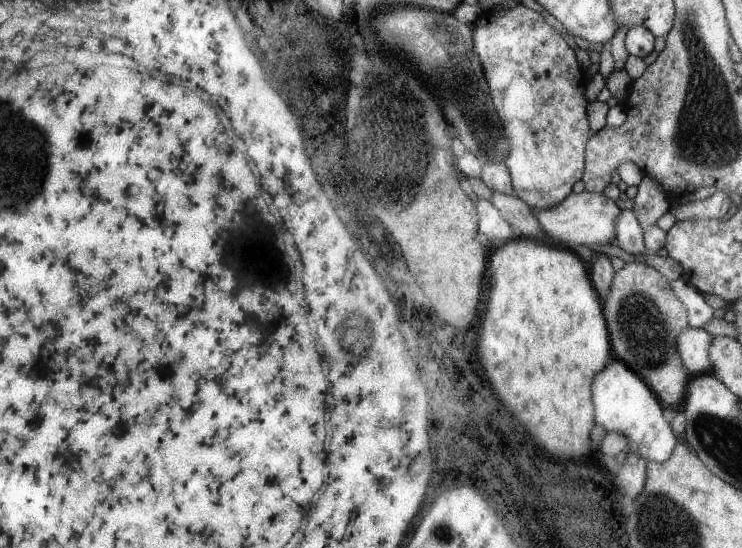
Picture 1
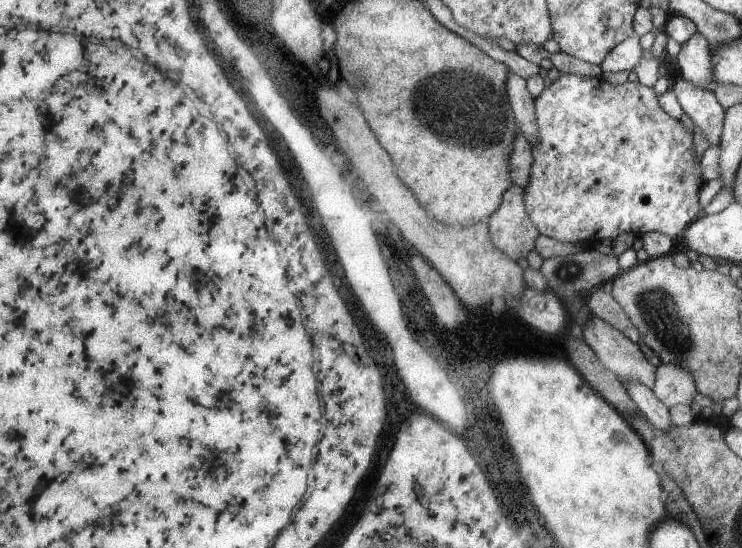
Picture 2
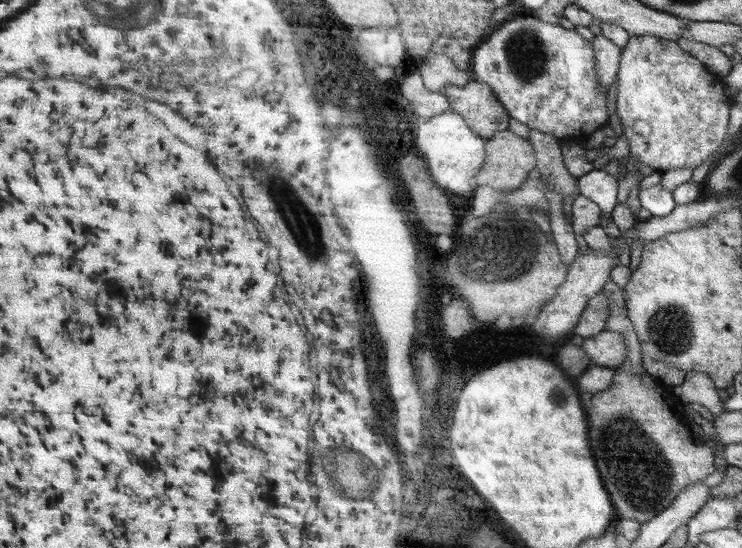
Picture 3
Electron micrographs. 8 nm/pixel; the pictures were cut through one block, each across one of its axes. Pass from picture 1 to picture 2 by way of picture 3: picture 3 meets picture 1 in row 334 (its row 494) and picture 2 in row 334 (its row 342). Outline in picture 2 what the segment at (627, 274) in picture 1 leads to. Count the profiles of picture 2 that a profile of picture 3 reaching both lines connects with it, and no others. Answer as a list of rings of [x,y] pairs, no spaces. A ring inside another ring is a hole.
[[[600,287],[592,289],[592,294],[588,296],[587,308],[590,310],[590,314],[603,318],[608,324],[623,332],[630,340],[635,343],[640,342],[640,331],[610,293],[606,293]]]

